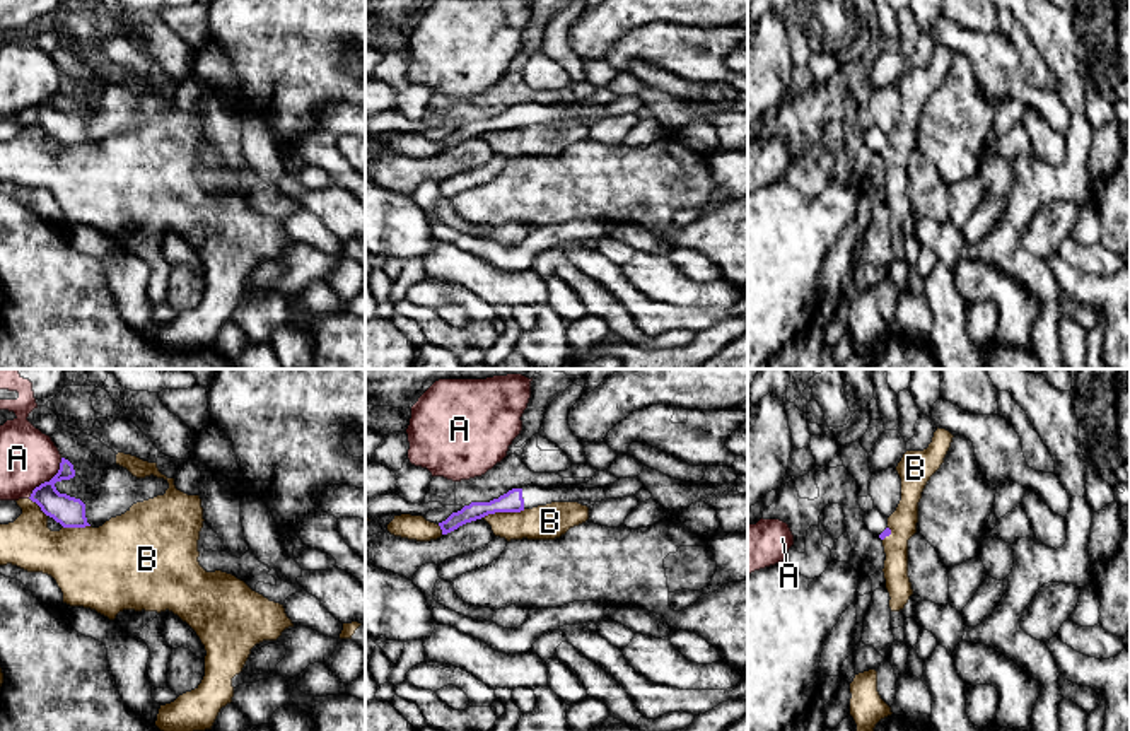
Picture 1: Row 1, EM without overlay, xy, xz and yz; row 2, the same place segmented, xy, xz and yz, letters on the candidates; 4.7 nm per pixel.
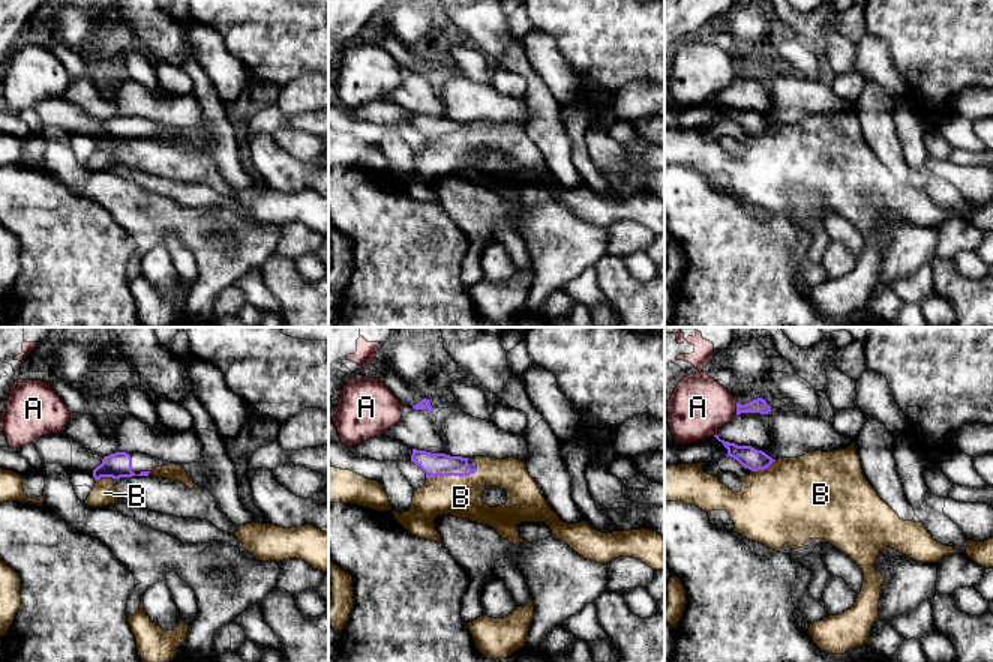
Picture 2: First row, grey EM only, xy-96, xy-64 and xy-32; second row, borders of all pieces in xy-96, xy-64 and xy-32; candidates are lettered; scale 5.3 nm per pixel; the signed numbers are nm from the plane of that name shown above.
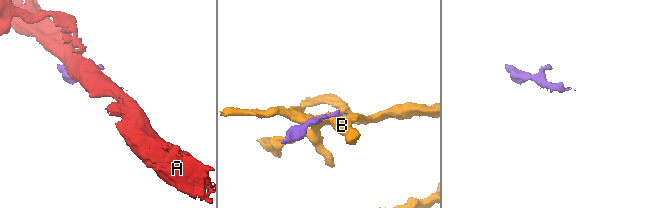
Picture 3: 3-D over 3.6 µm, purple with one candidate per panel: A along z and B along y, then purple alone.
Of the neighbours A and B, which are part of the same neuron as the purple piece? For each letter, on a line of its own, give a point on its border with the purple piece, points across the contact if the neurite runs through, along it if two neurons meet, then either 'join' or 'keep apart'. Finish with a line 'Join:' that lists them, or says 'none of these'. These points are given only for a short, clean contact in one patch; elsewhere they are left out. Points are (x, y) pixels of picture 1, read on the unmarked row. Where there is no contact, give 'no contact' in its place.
A: contact xy (50, 98); keep apart
B: contact xz (502, 128); join
Join: B

